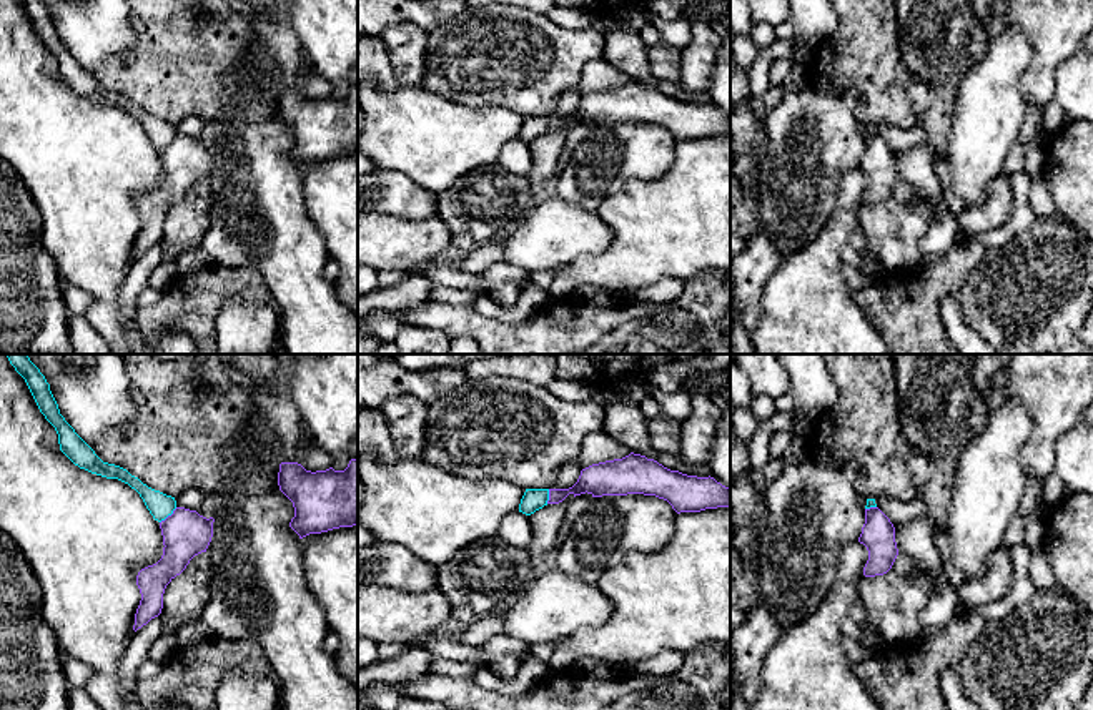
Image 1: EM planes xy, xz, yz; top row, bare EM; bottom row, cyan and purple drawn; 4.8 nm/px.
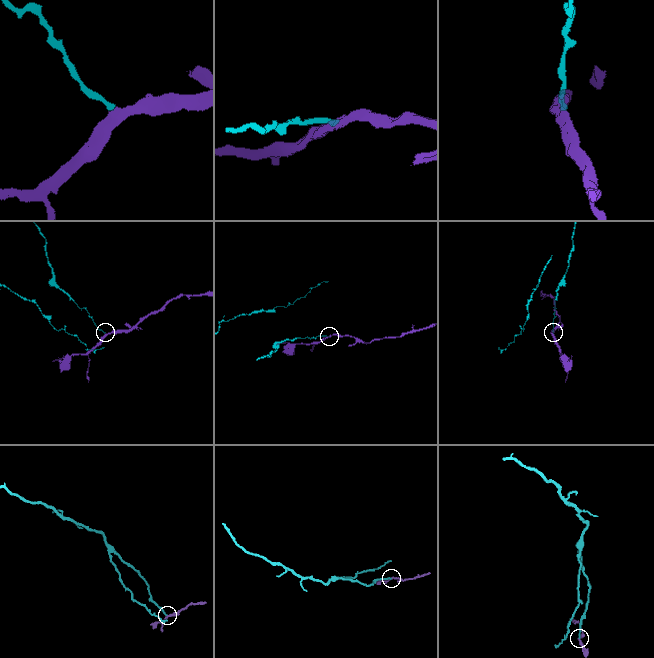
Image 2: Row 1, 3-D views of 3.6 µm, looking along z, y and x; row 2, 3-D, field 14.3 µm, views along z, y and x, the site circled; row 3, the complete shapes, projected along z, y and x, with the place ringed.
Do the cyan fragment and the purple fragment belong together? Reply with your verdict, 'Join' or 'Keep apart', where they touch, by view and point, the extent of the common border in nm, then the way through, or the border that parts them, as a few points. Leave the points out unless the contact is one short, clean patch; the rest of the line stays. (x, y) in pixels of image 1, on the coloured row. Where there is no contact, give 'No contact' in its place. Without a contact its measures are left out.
Keep apart. Touches cyan at xy (168, 514). Shared border 120 nm. Boundary: xy (177, 507), (160, 522)

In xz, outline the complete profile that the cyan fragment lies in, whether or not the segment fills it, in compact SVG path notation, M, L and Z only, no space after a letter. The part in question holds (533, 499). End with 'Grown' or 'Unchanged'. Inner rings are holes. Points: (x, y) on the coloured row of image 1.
M526 489L519 504L519 512L531 515L544 505L547 505L547 500L549 489Z. Unchanged

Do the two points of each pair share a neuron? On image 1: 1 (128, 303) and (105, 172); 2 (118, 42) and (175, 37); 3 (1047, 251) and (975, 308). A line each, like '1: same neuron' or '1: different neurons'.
1: different neurons
2: different neurons
3: same neuron

